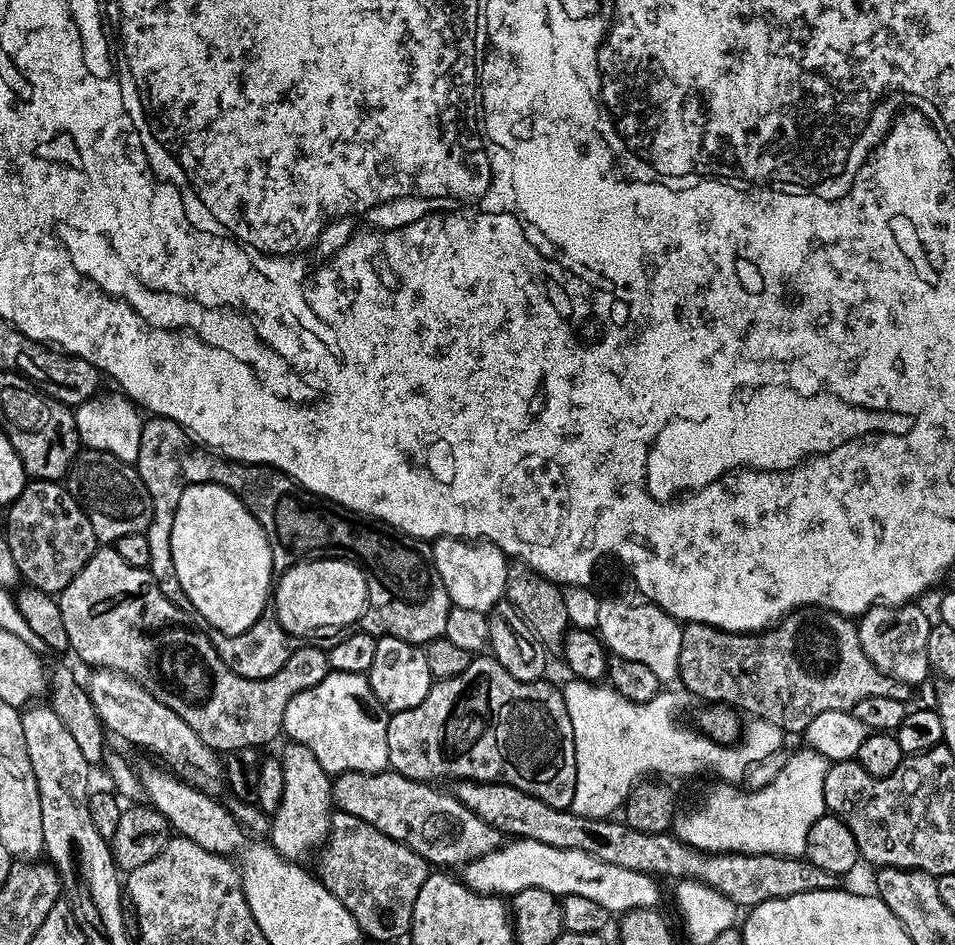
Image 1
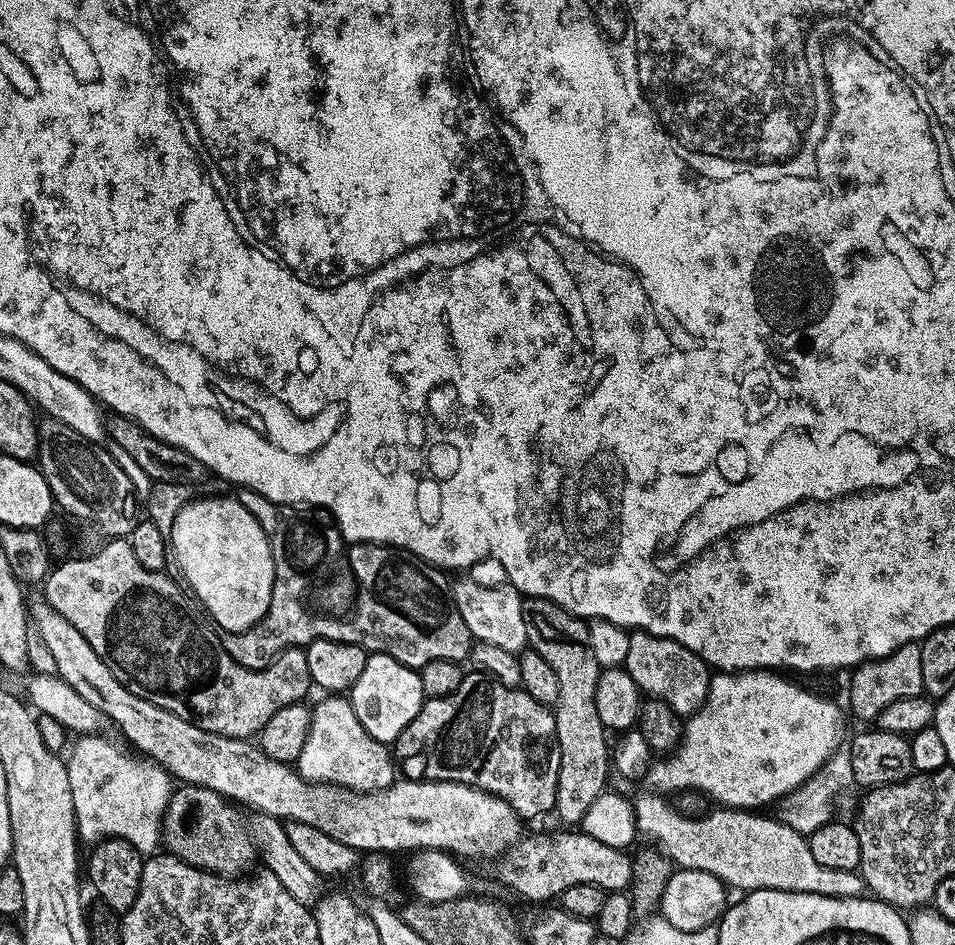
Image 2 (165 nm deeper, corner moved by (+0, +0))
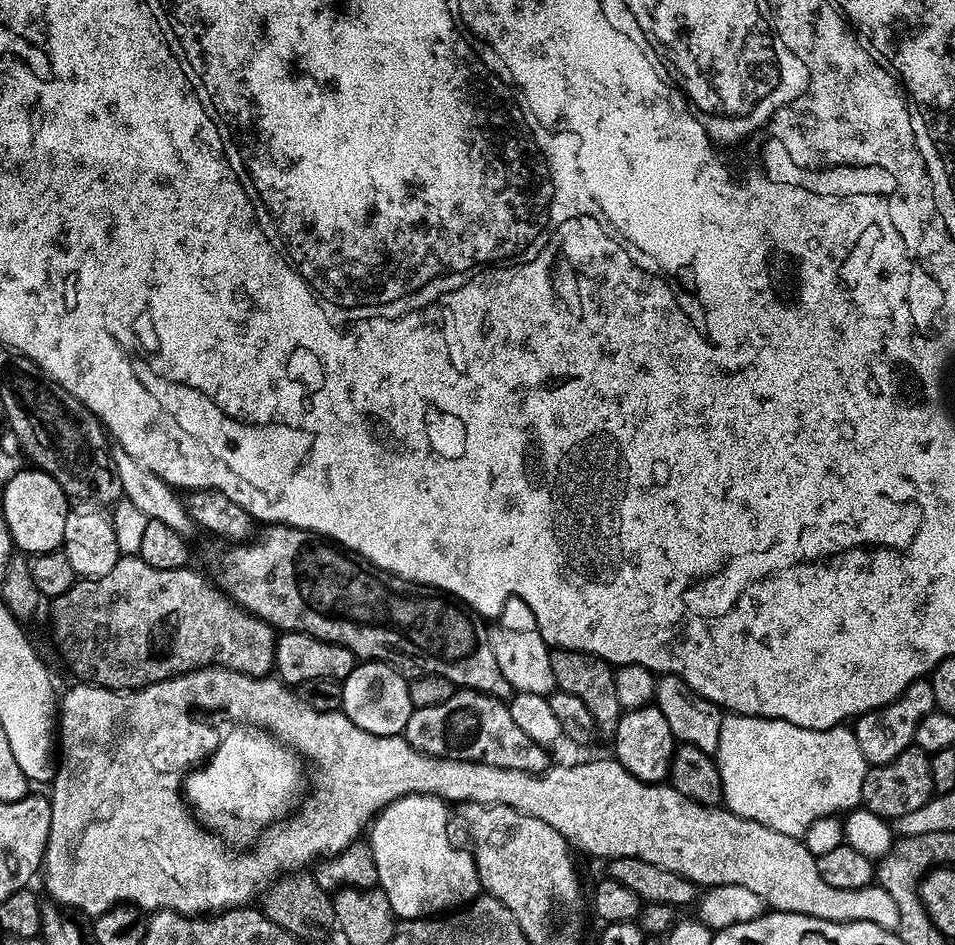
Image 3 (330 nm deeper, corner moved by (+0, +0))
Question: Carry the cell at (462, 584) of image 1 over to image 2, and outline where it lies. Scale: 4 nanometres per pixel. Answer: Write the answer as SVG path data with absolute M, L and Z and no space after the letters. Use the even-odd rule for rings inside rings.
M464 574L460 581L452 584L452 596L456 599L458 614L466 621L473 641L498 646L501 650L508 650L517 654L528 648L526 638L526 622L522 622L522 606L524 600L520 591L514 585L479 584L472 574Z

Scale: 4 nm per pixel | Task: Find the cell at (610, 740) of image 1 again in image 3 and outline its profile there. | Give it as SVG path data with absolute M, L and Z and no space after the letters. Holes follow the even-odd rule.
M735 714L724 717L714 759L728 811L797 838L816 819L855 809L870 767L851 727L810 730L785 720Z

